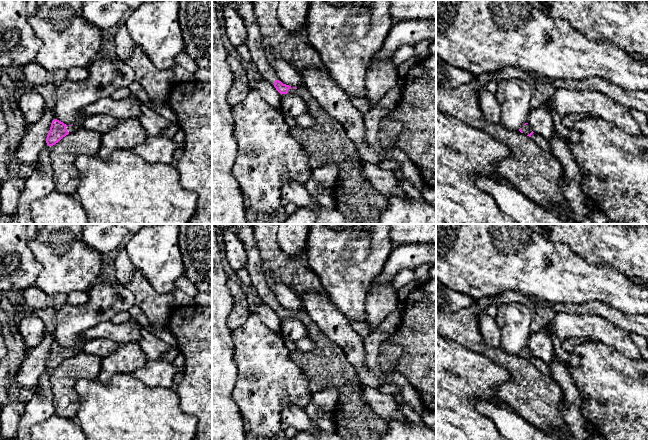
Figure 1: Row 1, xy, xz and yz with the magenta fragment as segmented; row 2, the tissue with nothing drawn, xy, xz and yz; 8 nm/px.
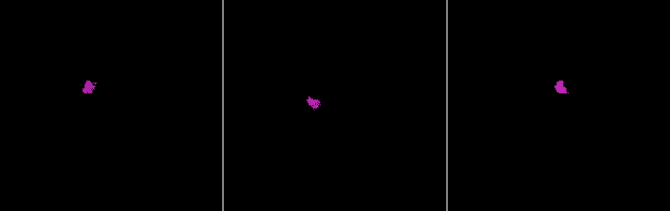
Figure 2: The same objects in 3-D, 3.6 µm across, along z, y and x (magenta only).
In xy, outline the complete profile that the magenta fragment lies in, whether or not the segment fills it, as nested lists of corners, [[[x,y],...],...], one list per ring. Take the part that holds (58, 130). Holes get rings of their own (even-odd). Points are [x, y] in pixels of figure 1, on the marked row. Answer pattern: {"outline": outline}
{"outline": [[[54,119],[51,123],[51,127],[46,138],[46,143],[48,146],[53,146],[58,143],[63,137],[73,133],[79,128],[82,128],[82,121],[74,125],[66,125],[61,121]]]}

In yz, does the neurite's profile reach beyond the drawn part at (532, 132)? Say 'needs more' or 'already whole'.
needs more

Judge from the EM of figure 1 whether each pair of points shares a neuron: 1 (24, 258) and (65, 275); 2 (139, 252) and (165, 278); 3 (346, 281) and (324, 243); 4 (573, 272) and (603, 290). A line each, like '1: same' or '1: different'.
1: different
2: same
3: same
4: same

